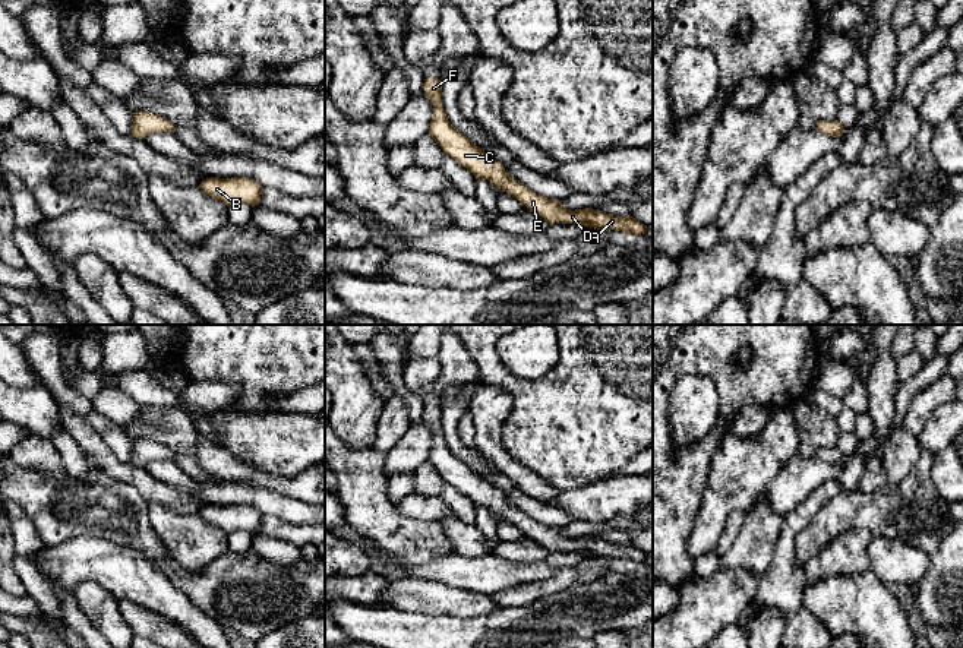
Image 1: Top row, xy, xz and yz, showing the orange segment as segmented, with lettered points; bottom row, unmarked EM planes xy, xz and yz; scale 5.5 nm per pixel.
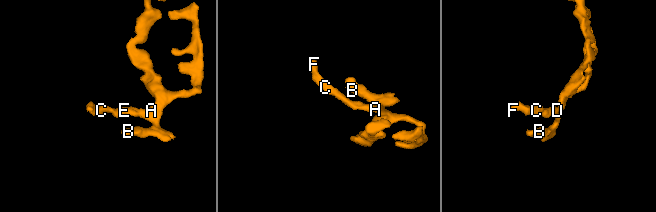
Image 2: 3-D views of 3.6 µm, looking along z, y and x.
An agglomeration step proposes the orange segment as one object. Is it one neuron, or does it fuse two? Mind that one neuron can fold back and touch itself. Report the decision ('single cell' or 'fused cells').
single cell

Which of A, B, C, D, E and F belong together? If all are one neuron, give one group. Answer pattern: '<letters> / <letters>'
A B C D E F

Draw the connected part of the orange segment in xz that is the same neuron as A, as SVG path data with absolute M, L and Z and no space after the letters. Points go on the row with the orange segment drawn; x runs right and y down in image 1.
M424 79L423 91L433 105L429 135L438 142L445 155L452 157L477 180L489 180L547 224L565 221L568 224L590 225L594 230L615 230L638 236L647 233L647 225L632 216L615 216L591 208L571 211L565 209L561 200L537 195L512 178L499 161L493 159L483 148L476 146L451 124L442 107L441 79Z

